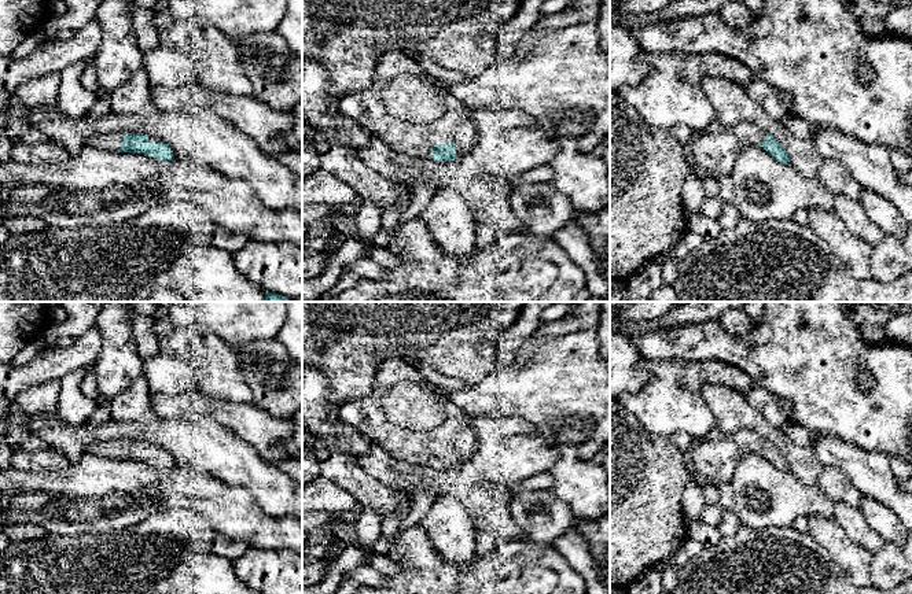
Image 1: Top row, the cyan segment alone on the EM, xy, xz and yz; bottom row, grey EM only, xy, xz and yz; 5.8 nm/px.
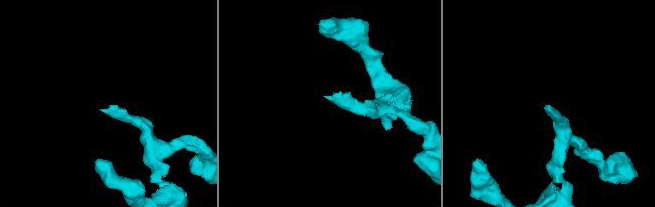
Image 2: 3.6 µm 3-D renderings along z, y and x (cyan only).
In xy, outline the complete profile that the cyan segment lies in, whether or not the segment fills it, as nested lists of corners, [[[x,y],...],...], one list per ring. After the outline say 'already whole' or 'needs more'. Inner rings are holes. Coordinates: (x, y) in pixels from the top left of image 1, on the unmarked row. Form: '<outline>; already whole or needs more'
[[[111,439],[92,444],[91,451],[115,460],[137,460],[159,468],[174,466],[166,450],[141,440]]]; needs more

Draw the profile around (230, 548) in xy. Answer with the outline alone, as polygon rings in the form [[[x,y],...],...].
[[[216,532],[214,540],[212,543],[213,551],[223,556],[231,561],[242,557],[247,550],[253,547],[251,542],[242,538],[229,538]]]

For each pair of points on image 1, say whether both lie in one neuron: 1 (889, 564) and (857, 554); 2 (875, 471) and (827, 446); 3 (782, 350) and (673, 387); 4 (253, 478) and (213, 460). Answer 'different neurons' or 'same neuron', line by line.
1: different neurons
2: same neuron
3: different neurons
4: same neuron

